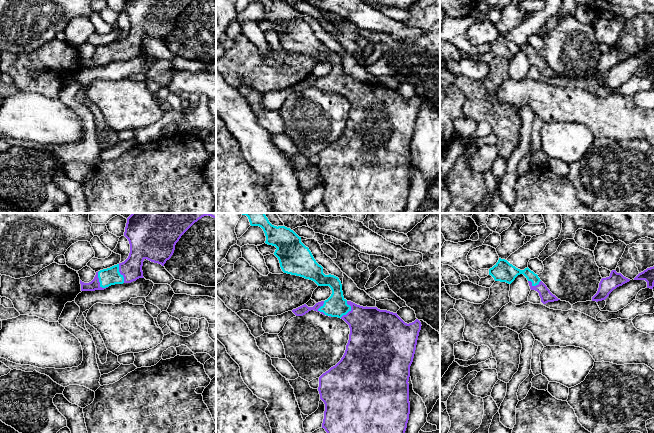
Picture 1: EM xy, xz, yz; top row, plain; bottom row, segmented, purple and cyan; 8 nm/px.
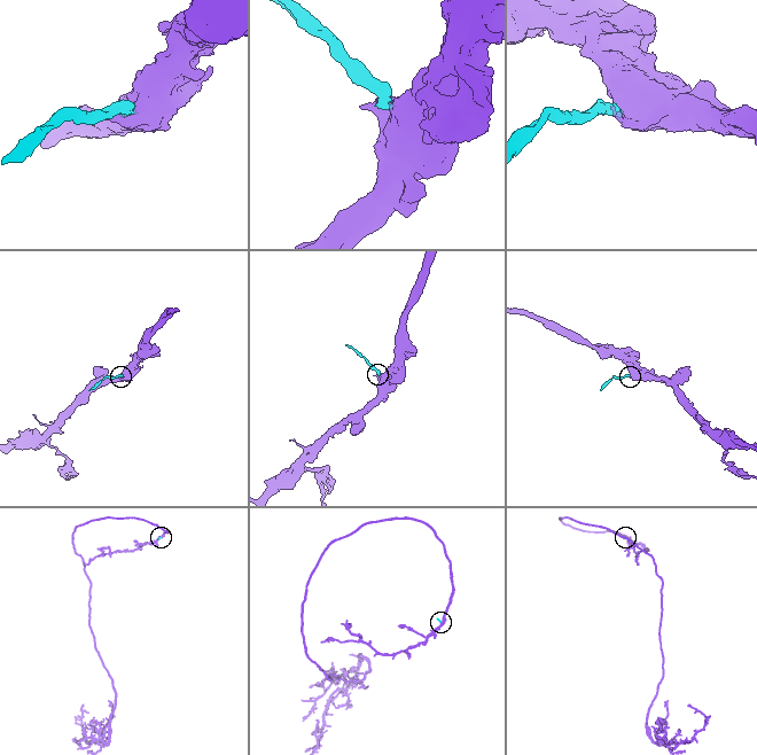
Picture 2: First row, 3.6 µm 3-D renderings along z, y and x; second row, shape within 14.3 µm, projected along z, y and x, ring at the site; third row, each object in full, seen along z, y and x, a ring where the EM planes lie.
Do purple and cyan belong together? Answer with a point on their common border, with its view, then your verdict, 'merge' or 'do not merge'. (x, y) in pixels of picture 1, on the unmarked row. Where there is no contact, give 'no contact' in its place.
contact xy (98, 57); merge

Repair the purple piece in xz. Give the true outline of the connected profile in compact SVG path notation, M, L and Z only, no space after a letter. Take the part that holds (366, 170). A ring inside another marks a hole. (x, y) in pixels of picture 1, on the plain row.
M250 0L250 1L261 3L266 12L265 19L268 21L275 22L277 24L274 28L274 31L278 34L280 43L284 49L296 51L296 52L303 53L305 55L312 56L318 62L329 62L332 66L332 70L327 76L318 78L313 83L308 83L306 80L304 80L296 85L293 85L292 88L296 92L303 92L309 87L314 86L329 93L341 94L349 101L349 104L350 104L349 116L346 121L346 126L345 126L343 133L335 142L331 143L328 147L326 147L319 153L318 167L320 170L320 175L325 180L322 204L324 204L325 207L327 208L327 213L403 213L407 204L407 199L408 199L409 190L410 190L409 159L408 159L409 153L410 153L410 142L413 138L417 116L418 116L419 108L422 102L421 98L418 95L416 95L414 98L407 100L397 91L397 89L393 89L387 86L380 86L377 83L367 83L367 82L363 83L351 77L347 77L343 72L342 60L339 54L331 50L325 51L323 49L323 43L316 38L309 24L306 23L301 18L301 13L299 13L293 6L285 2L277 3L272 0Z

